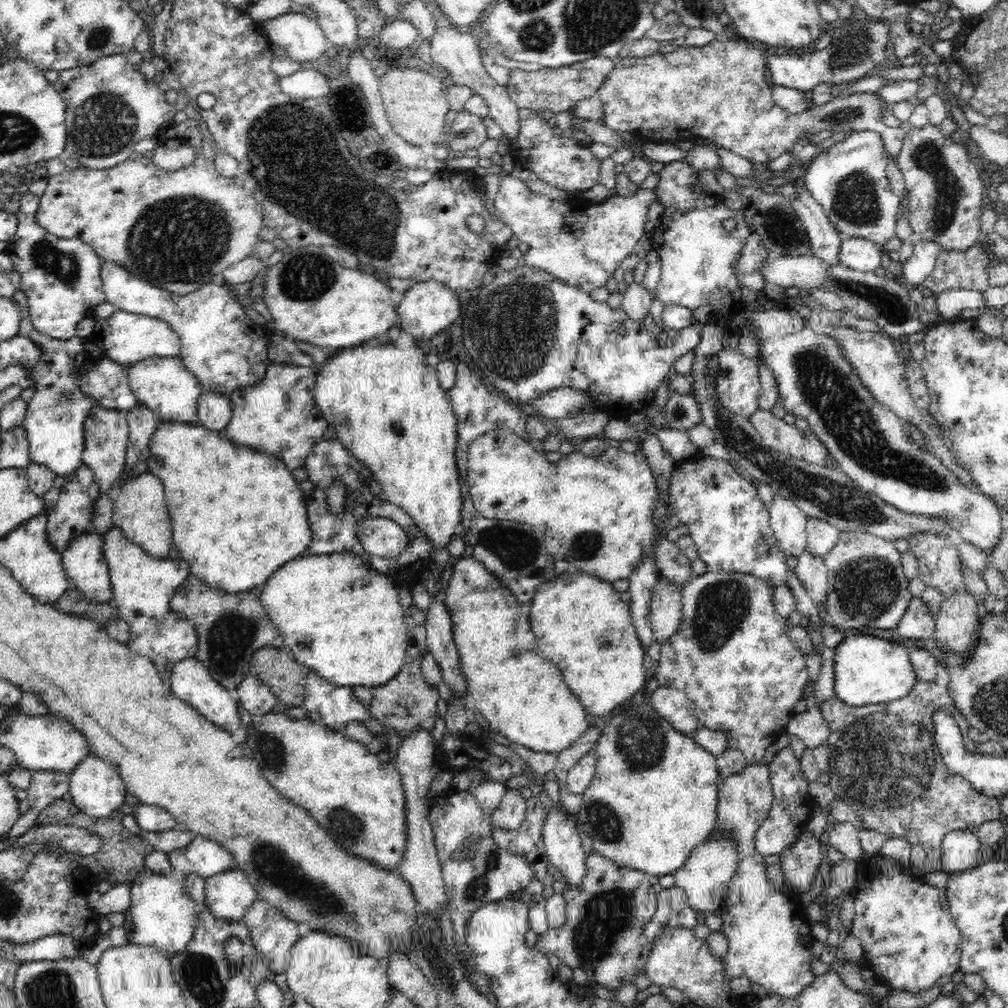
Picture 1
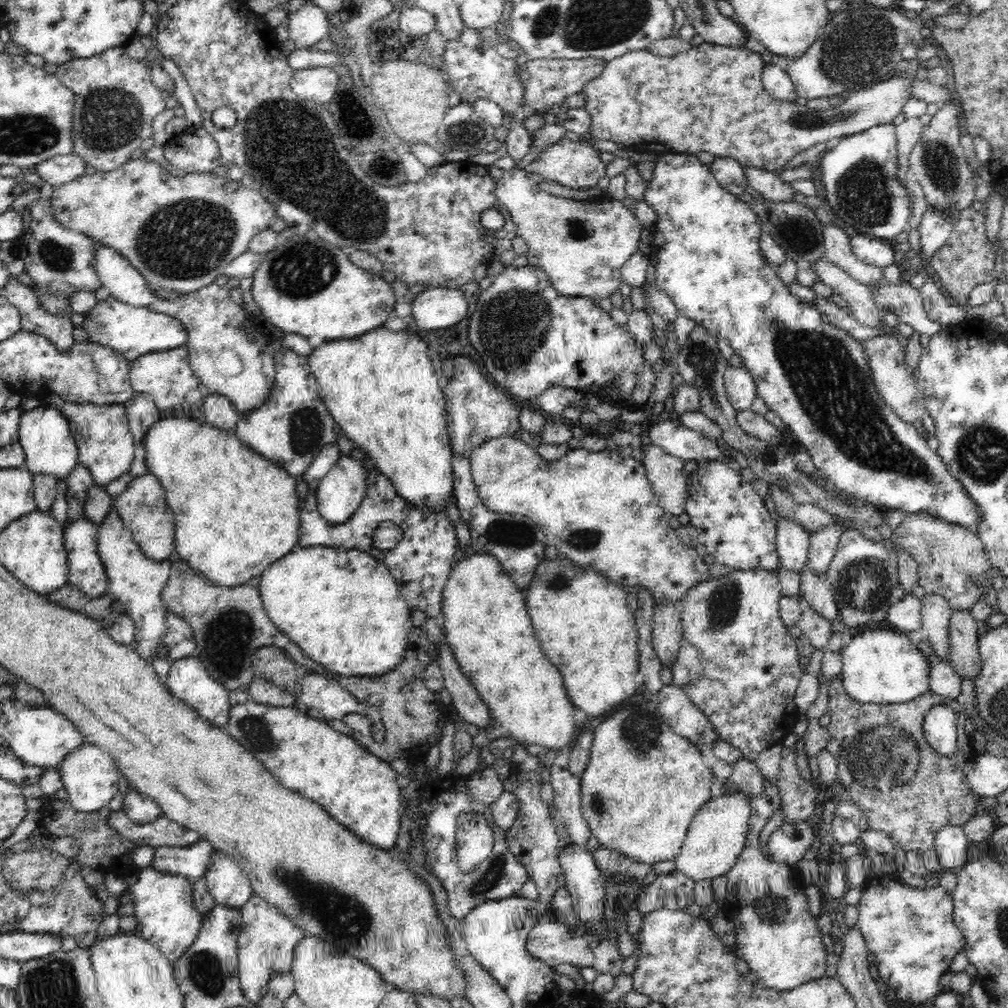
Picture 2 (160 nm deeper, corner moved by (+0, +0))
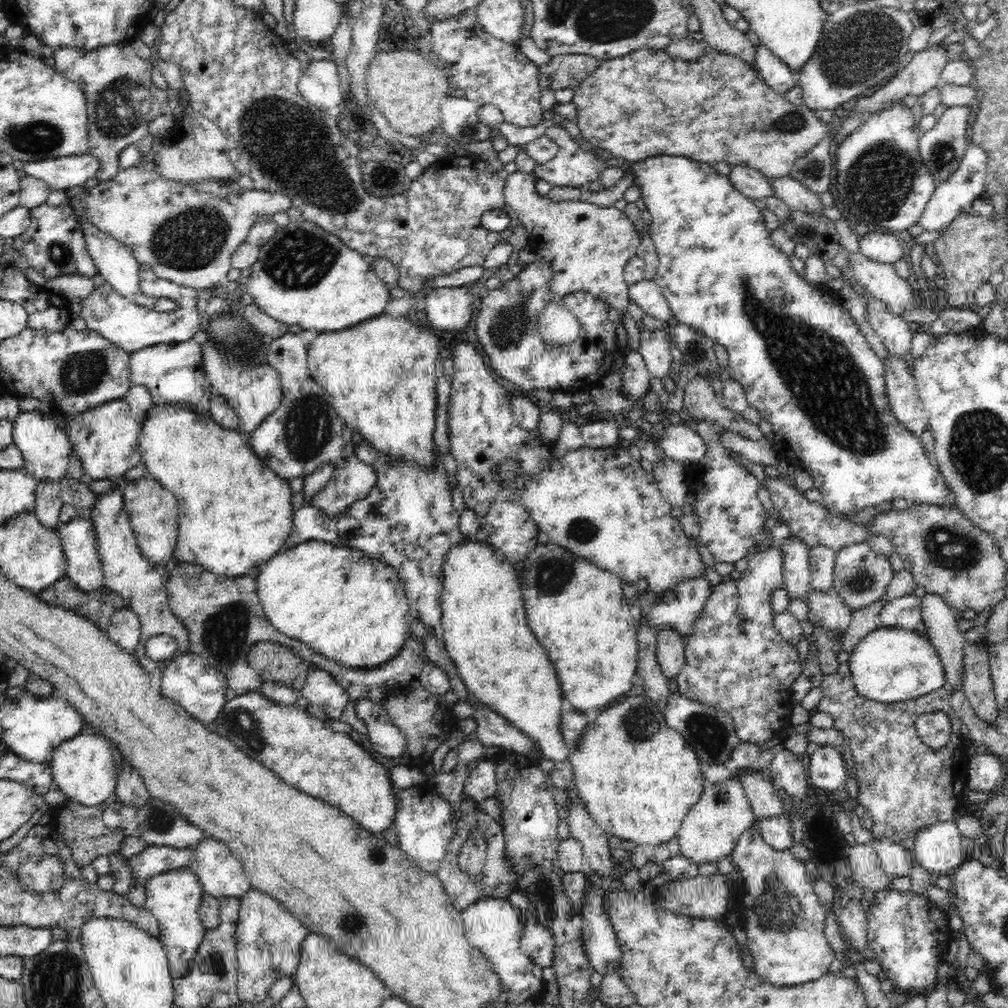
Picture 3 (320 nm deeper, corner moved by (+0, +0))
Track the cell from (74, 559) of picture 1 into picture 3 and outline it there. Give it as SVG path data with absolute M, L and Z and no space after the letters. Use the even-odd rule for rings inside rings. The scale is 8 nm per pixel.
M79 515L57 528L66 557L65 576L80 590L94 592L105 585L92 521Z

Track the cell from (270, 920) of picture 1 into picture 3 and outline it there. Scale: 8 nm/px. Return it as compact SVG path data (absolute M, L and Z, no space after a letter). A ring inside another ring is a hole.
M251 888L240 899L236 932L236 990L242 1002L262 1002L274 981L282 976L295 976L300 960L300 948L309 931L278 899L269 894Z

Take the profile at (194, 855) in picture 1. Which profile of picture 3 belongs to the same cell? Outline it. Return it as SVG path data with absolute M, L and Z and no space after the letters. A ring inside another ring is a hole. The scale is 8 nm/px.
M148 846L138 856L126 860L131 874L137 881L144 880L180 868L190 867L195 863L196 852L192 849L174 849L168 846Z

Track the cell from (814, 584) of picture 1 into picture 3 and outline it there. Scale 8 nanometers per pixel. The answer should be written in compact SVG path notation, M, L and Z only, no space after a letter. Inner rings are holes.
M832 588L829 592L809 590L807 597L808 620L828 631L840 632L842 636L852 620L852 610Z

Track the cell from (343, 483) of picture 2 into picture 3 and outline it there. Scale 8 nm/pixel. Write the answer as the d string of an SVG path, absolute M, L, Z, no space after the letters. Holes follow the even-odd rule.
M310 330L300 334L284 334L276 338L267 348L264 361L274 368L280 376L282 400L278 410L274 410L258 428L249 435L252 451L263 463L287 481L312 474L322 462L334 465L334 474L328 484L316 496L312 505L318 506L324 515L339 515L358 499L363 499L377 481L374 469L362 463L355 454L352 444L353 430L336 413L328 402L326 391L310 375L307 363L308 344L317 333Z

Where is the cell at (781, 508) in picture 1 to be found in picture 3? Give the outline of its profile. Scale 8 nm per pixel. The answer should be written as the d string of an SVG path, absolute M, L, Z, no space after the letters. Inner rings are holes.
M789 536L777 543L782 549L783 587L790 599L808 597L811 581L810 549L799 537Z

